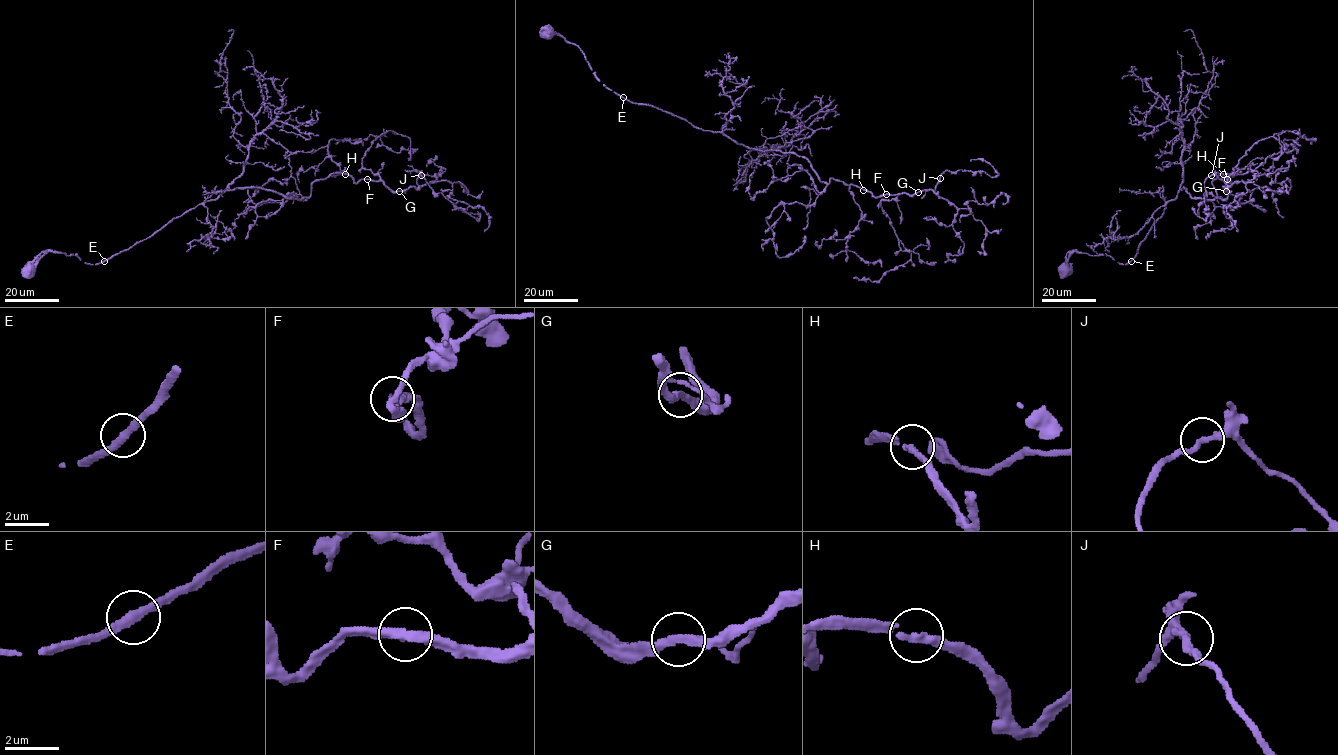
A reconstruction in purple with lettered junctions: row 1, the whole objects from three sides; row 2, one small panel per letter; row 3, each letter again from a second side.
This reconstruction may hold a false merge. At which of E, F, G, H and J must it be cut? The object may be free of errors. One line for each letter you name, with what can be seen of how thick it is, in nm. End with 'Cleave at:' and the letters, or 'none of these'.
Cleave at: none of these

